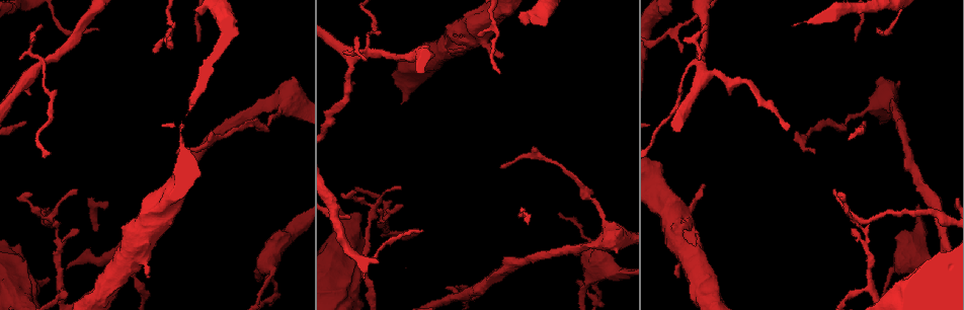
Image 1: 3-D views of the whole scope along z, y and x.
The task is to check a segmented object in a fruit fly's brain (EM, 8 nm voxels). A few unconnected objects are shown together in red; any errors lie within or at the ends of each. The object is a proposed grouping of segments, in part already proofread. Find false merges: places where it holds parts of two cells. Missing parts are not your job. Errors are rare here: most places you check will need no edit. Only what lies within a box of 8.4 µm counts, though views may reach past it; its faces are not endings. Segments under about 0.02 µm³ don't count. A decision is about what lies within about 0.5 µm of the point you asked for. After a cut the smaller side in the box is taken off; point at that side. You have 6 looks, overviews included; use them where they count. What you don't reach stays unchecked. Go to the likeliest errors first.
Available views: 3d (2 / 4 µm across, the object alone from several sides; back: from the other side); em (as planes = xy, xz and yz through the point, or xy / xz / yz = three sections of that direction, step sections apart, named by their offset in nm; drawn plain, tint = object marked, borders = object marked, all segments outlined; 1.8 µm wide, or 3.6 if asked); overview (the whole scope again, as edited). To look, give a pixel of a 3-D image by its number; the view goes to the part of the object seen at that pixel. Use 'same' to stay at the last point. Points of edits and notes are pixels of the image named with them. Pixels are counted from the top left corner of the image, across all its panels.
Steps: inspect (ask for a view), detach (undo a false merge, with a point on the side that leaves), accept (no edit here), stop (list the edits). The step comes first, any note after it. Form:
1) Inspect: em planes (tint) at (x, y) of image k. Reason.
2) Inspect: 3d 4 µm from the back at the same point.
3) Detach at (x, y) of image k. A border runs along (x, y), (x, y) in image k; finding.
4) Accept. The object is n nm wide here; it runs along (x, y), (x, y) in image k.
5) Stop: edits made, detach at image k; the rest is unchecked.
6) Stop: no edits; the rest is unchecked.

Inspect: 3d 4 µm at (375, 210) of image 1. Thin neck.

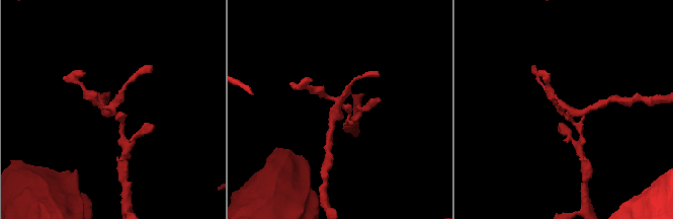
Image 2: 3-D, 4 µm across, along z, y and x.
Inspect: em planes (tint) at (338, 109) of image 2. Need the tissue.

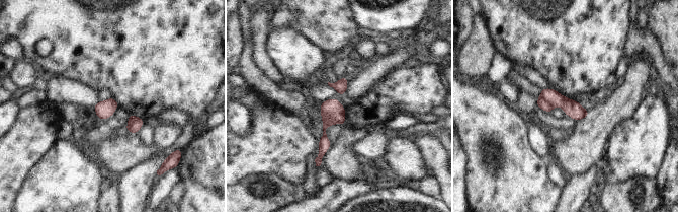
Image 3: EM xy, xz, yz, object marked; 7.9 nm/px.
Detach at (573, 109) of image 3. A border runs along (539, 95), (553, 107) in image 3; two cells meet here.

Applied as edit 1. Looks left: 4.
Inspect: overview. See it whole again.

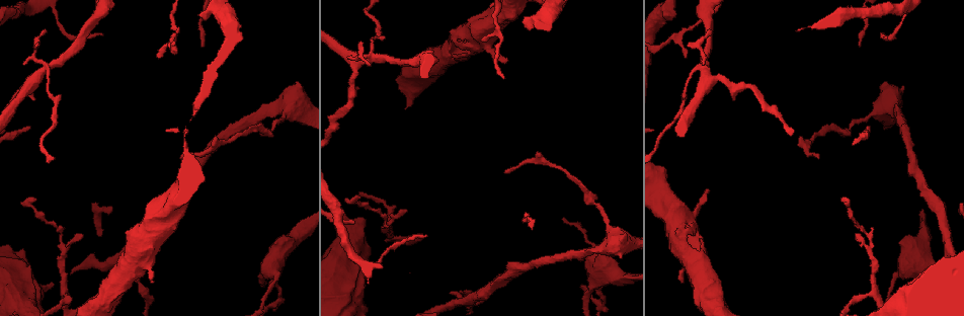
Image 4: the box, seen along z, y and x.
Inspect: em 3.6 µm yz step 8 (borders) at (919, 270) of image 4. Abrupt turn.

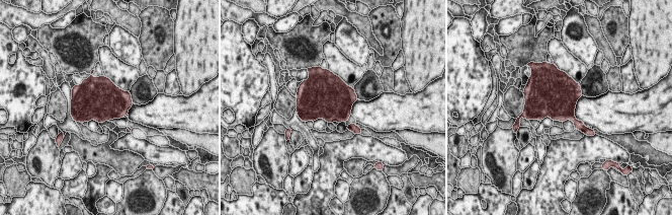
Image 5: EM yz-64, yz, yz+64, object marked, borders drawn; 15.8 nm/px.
Accept. Continuous, no second cell.

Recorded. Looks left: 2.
Stop: edits made, detach at image 3; the rest is unchecked.

